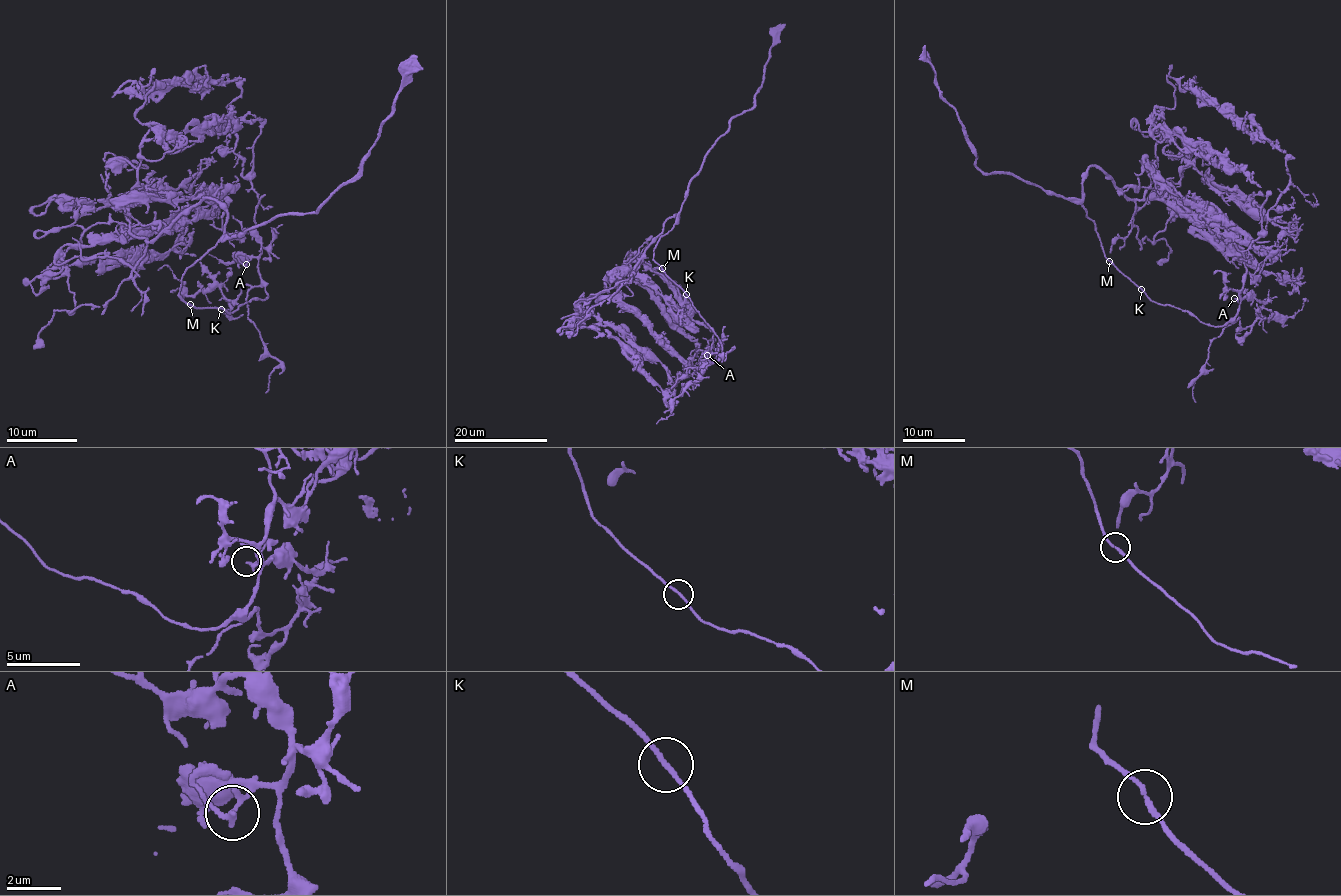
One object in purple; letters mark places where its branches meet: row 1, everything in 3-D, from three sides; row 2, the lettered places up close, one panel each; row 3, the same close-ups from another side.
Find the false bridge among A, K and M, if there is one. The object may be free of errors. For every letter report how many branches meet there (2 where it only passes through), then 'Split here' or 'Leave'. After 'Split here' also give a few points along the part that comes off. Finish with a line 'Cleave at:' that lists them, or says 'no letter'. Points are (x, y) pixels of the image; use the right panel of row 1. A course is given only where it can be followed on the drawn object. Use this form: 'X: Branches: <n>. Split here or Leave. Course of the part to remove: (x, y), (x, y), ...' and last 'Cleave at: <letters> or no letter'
A: Branches: 2. Leave
K: Branches: 2. Leave
M: Branches: 2. Leave
Cleave at: no letter

